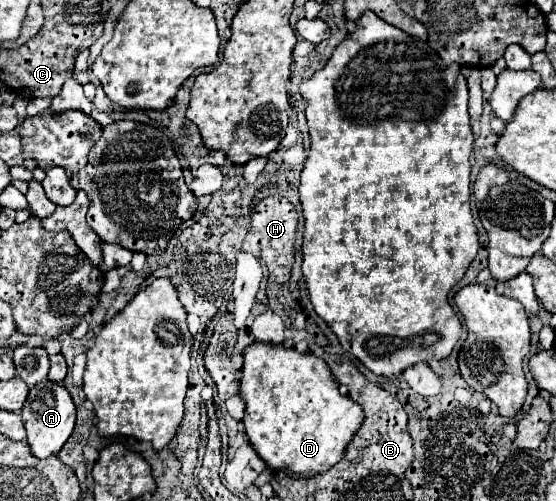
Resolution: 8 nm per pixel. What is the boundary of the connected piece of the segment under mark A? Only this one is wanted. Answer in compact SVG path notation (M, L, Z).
M43 381L31 387L27 401L23 405L21 419L27 429L27 445L29 445L31 455L35 455L37 459L45 459L49 455L57 455L61 447L65 445L65 441L69 439L69 435L73 433L75 405L69 391L63 385L53 383L53 381Z

